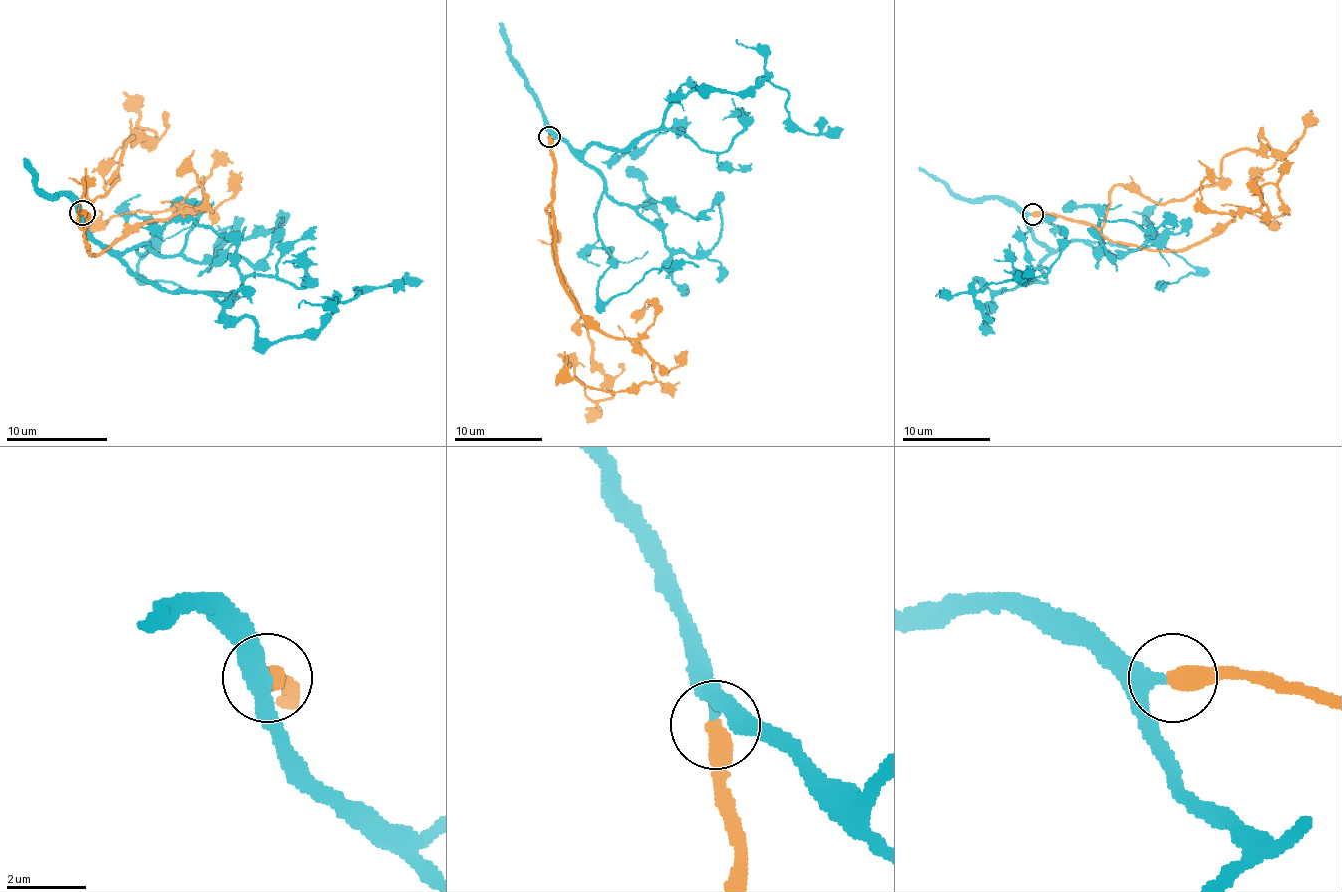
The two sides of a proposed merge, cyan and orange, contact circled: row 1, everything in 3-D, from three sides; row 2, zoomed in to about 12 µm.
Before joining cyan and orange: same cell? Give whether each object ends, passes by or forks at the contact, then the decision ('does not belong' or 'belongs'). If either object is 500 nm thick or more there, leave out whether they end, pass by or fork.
belongs

